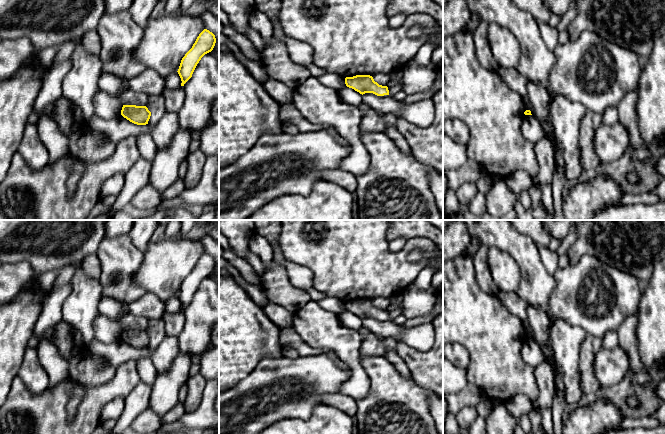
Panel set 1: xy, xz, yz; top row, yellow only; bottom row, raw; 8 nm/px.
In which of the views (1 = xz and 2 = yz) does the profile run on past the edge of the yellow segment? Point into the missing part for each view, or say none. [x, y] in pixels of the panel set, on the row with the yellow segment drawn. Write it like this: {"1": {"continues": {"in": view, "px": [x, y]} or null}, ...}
{"1": {"continues": null}, "2": {"continues": null}}

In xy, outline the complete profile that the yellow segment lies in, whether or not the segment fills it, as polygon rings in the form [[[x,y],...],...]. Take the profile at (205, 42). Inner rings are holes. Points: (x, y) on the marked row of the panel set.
[[[204,29],[199,34],[192,48],[182,58],[177,71],[182,81],[181,86],[184,86],[184,84],[192,77],[201,58],[213,50],[215,43],[215,35],[209,30]]]

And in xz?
[[[370,75],[346,77],[345,84],[362,95],[365,93],[373,93],[377,96],[389,95],[388,87],[379,85]]]

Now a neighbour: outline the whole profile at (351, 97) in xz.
[[[344,86],[343,88],[338,90],[341,99],[347,104],[352,105],[356,108],[359,108],[359,106],[362,103],[362,94],[355,91],[352,88],[349,88],[347,86]]]

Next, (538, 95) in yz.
[[[531,80],[526,84],[529,102],[533,108],[533,115],[539,120],[544,133],[551,134],[552,126],[547,118],[550,114],[551,97],[545,85]]]

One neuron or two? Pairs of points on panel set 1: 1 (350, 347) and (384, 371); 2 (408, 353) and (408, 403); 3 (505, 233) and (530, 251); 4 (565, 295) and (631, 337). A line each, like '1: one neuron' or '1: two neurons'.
1: two neurons
2: two neurons
3: one neuron
4: two neurons

